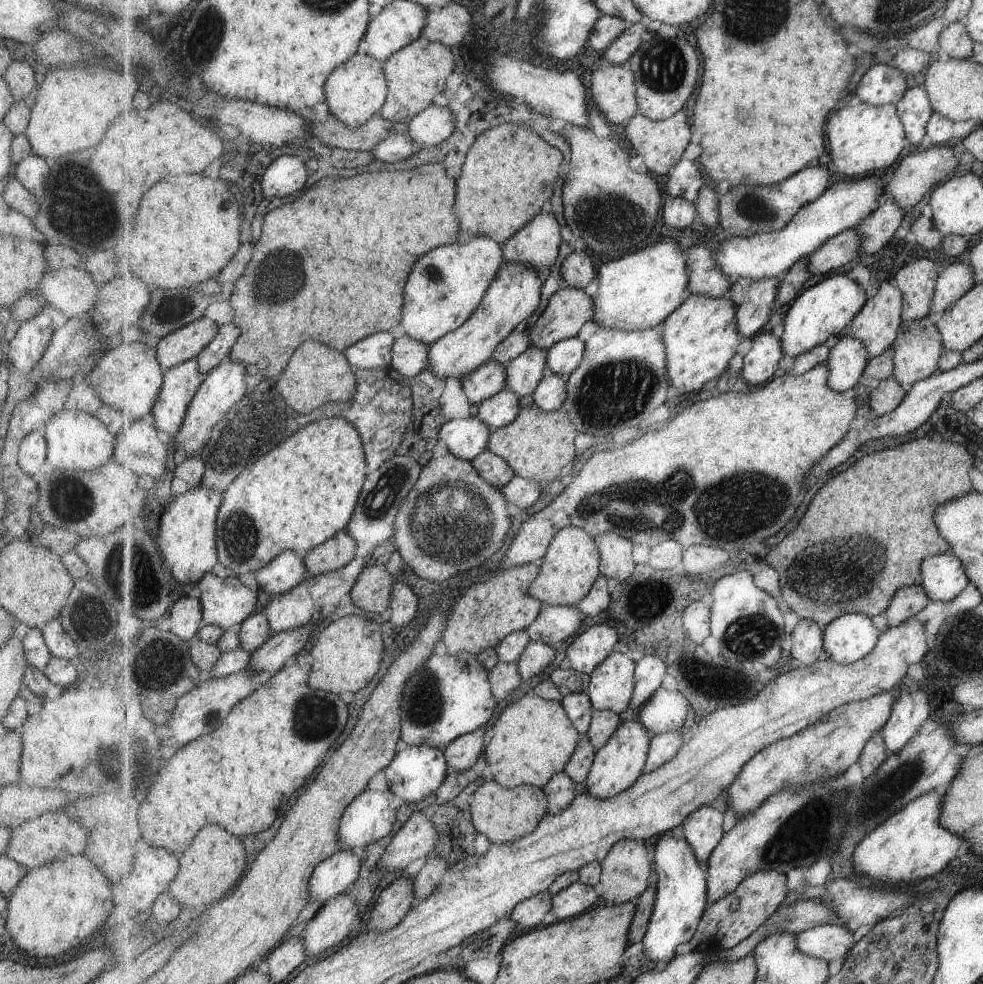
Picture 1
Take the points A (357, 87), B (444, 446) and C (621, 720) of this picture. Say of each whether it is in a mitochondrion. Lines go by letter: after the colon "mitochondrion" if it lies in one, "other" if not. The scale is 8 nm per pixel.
A: other
B: other
C: other

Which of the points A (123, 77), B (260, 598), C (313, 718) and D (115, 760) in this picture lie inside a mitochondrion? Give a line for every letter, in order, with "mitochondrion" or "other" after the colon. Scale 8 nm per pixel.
A: other
B: other
C: mitochondrion
D: mitochondrion

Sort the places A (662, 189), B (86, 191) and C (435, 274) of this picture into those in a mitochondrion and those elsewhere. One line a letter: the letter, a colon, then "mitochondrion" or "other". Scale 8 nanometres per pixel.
A: other
B: mitochondrion
C: mitochondrion

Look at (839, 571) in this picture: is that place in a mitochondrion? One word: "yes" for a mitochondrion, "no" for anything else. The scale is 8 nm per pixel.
yes

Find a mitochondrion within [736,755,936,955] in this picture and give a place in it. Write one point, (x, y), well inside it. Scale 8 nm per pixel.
(786, 845)

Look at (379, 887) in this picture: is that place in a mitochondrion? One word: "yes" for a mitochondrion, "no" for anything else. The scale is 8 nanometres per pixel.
no

